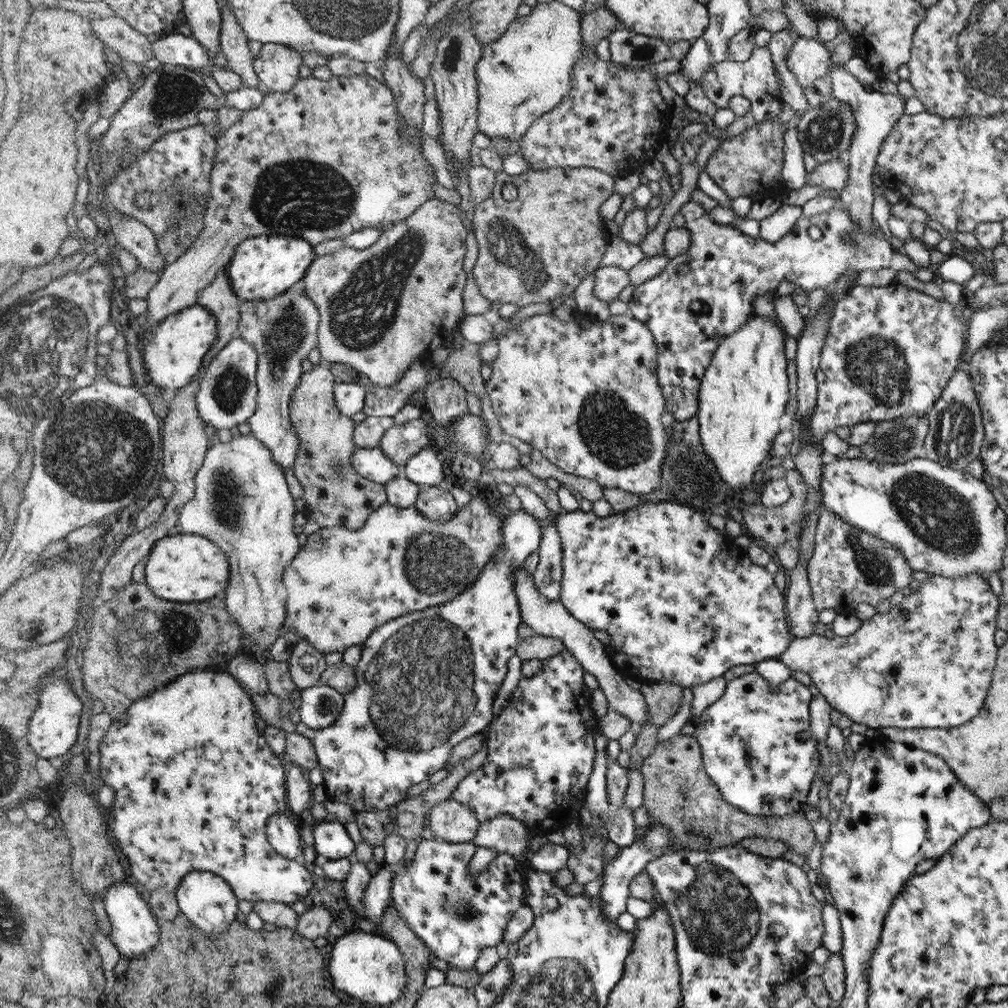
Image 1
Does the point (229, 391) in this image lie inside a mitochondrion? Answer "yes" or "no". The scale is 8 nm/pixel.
yes

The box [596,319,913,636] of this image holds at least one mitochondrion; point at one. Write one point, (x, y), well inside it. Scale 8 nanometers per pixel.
(875, 365)

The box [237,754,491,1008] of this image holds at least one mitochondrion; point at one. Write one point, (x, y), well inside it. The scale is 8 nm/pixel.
(461, 908)

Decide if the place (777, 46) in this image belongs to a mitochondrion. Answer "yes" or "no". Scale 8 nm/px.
no

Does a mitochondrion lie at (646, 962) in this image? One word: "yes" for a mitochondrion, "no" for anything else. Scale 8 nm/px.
no

